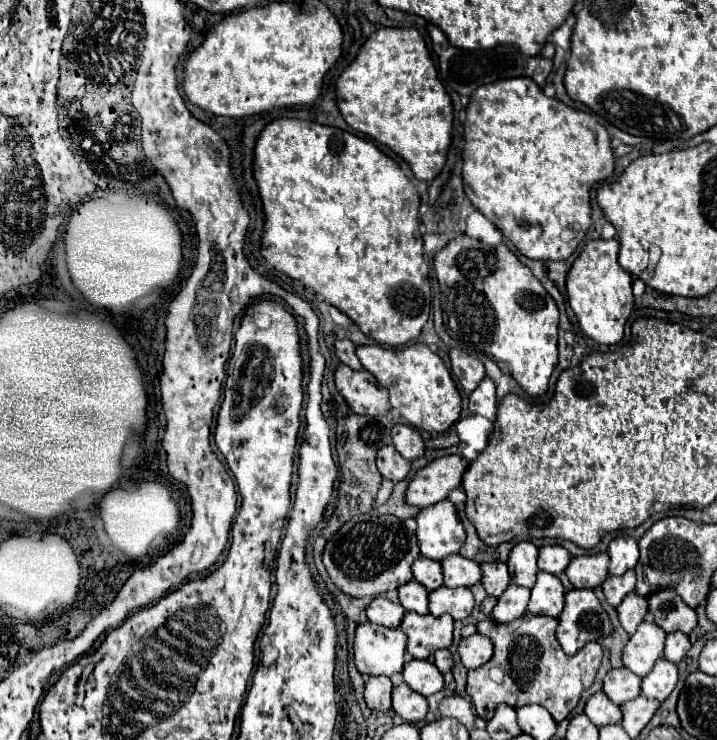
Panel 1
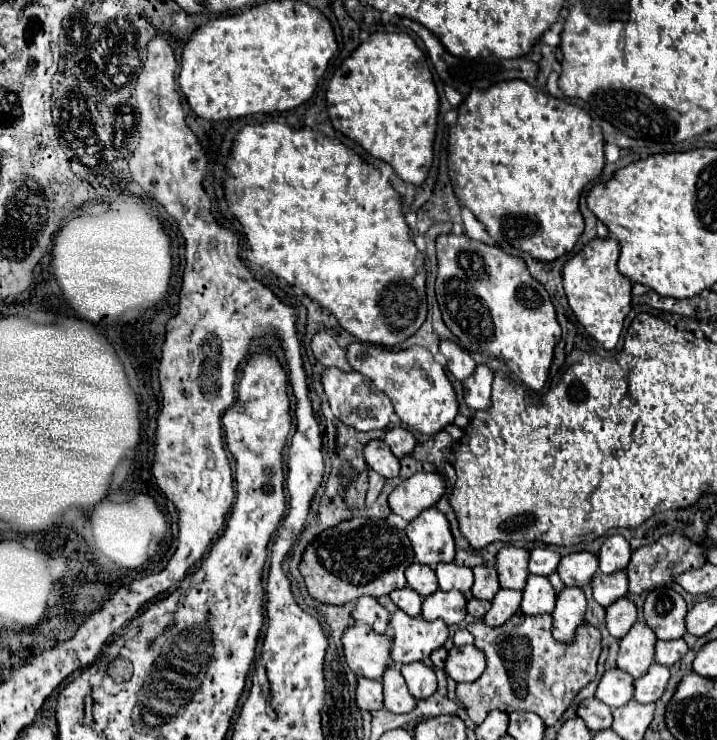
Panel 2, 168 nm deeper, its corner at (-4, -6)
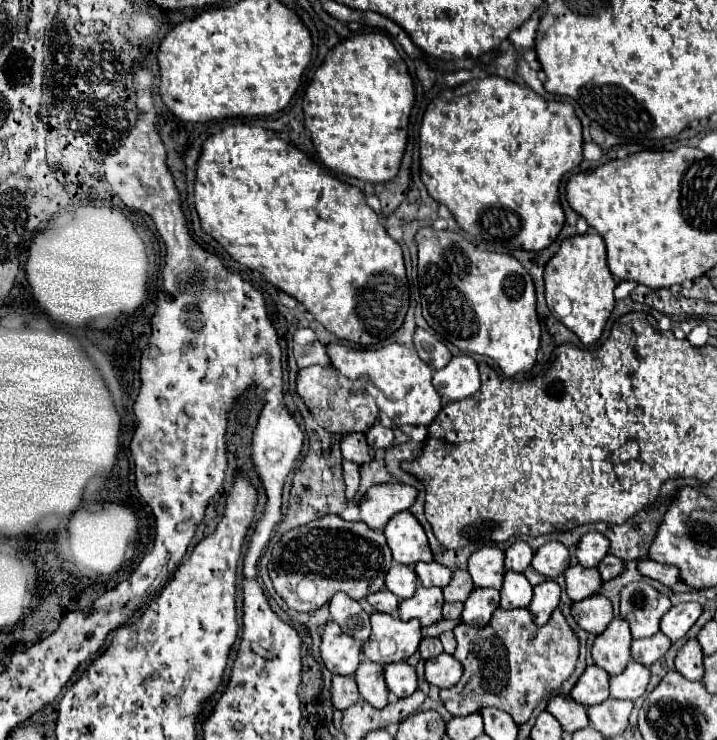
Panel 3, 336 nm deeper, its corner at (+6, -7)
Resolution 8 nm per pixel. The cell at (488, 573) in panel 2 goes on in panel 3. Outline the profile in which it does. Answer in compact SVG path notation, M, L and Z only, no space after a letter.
M454 570L450 584L442 588L442 596L446 602L464 602L472 592L472 588L474 584L470 574L466 570Z

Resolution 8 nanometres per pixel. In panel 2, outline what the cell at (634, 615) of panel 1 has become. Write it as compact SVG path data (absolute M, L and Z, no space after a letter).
M628 597L618 599L614 605L606 609L606 627L614 637L624 637L628 629L636 623L636 619L638 619L638 609Z

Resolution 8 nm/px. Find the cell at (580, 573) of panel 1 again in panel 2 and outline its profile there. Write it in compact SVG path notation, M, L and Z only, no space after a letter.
M588 551L566 555L558 565L558 575L568 587L590 585L596 571L598 571L598 555L592 555Z

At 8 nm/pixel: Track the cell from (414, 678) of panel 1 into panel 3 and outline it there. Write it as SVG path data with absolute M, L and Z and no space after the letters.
M396 662L396 664L386 664L384 666L384 680L388 690L398 696L410 696L416 692L418 688L418 680L416 680L416 670L414 666L406 664L406 662Z

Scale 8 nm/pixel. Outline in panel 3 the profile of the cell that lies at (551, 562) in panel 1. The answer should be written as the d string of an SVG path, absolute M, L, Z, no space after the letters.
M516 540L512 546L506 548L506 570L514 570L514 572L524 572L530 562L532 562L532 548L524 542L524 540Z

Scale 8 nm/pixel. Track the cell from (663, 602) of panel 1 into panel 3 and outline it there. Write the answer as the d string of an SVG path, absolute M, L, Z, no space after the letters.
M630 582L620 590L620 616L630 624L632 638L660 632L660 618L670 606L670 600L646 582Z

